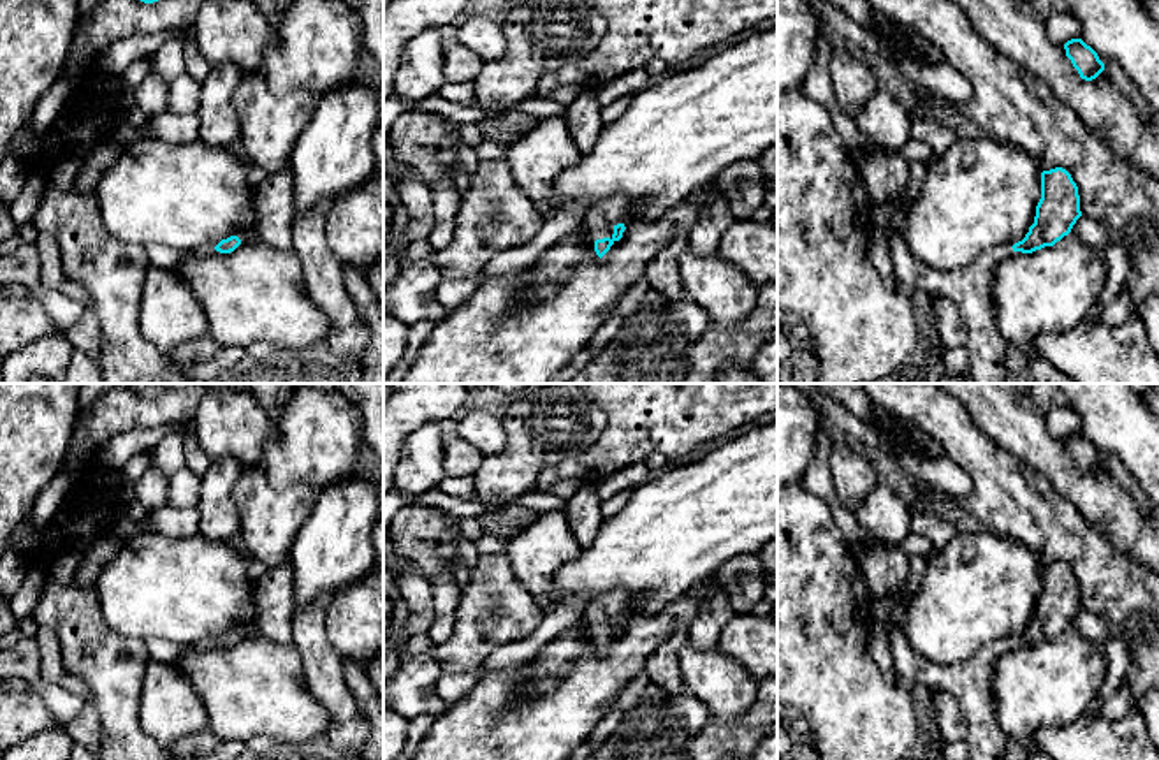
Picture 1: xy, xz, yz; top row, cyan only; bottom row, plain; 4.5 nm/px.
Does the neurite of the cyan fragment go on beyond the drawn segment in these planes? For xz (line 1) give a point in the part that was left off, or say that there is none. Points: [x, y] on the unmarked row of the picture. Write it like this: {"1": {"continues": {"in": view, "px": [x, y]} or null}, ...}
{"1": {"continues": {"in": "xz", "px": [598, 613]}}}

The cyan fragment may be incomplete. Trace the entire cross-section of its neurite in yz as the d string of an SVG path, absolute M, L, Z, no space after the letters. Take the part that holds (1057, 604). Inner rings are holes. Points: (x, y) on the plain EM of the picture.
M1062 561L1043 565L1041 593L1036 600L1034 618L1022 635L1013 640L994 640L967 661L939 665L915 653L904 632L890 626L886 633L895 676L899 683L944 690L955 697L969 725L966 735L969 760L1006 760L1010 739L995 718L992 690L995 663L1015 646L1032 647L1053 640L1071 626L1080 610L1078 581L1071 568Z

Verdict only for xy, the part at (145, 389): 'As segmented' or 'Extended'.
As segmented

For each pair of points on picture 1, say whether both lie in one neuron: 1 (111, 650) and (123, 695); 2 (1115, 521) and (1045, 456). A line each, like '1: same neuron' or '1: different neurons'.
1: same neuron
2: same neuron

